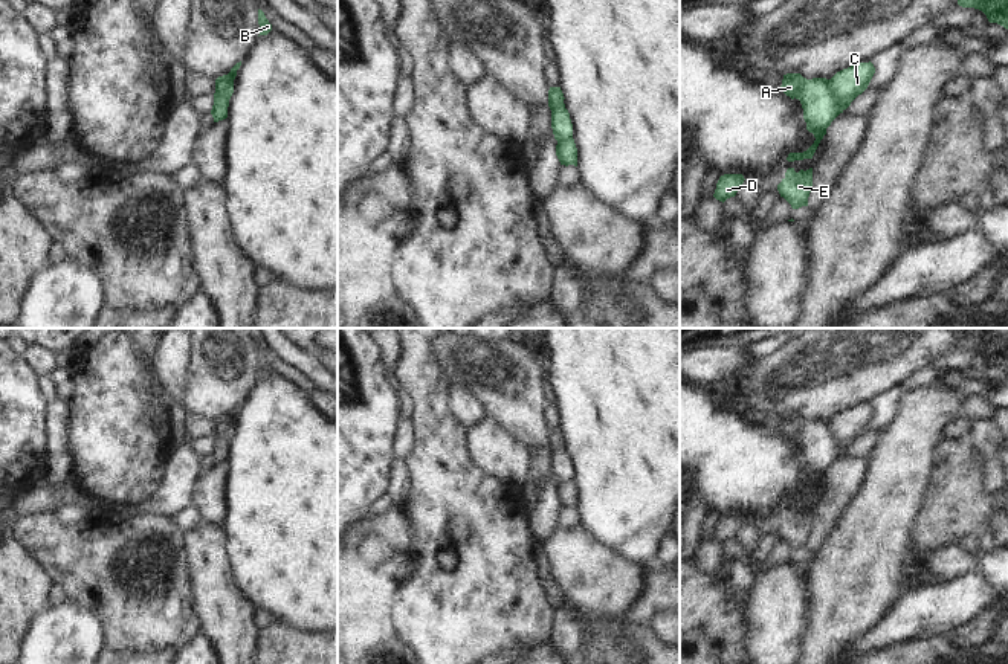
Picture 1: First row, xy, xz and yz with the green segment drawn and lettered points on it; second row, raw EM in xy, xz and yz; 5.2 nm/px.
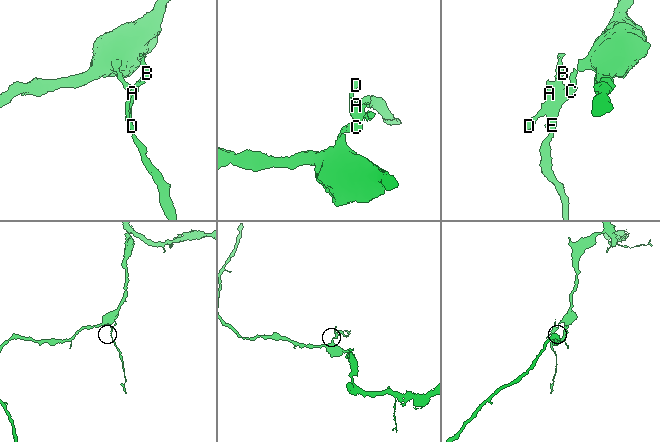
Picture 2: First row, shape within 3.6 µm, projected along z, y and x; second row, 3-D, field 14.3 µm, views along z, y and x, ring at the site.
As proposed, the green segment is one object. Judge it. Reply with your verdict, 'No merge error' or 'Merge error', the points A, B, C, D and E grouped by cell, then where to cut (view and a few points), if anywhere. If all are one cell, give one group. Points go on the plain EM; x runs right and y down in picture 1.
Merge error. Groups: A B D E / C. Split along yz (828, 422), (831, 435), (843, 451).

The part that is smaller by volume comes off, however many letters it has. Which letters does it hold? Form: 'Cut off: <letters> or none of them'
Cut off: A, B, D, E.

